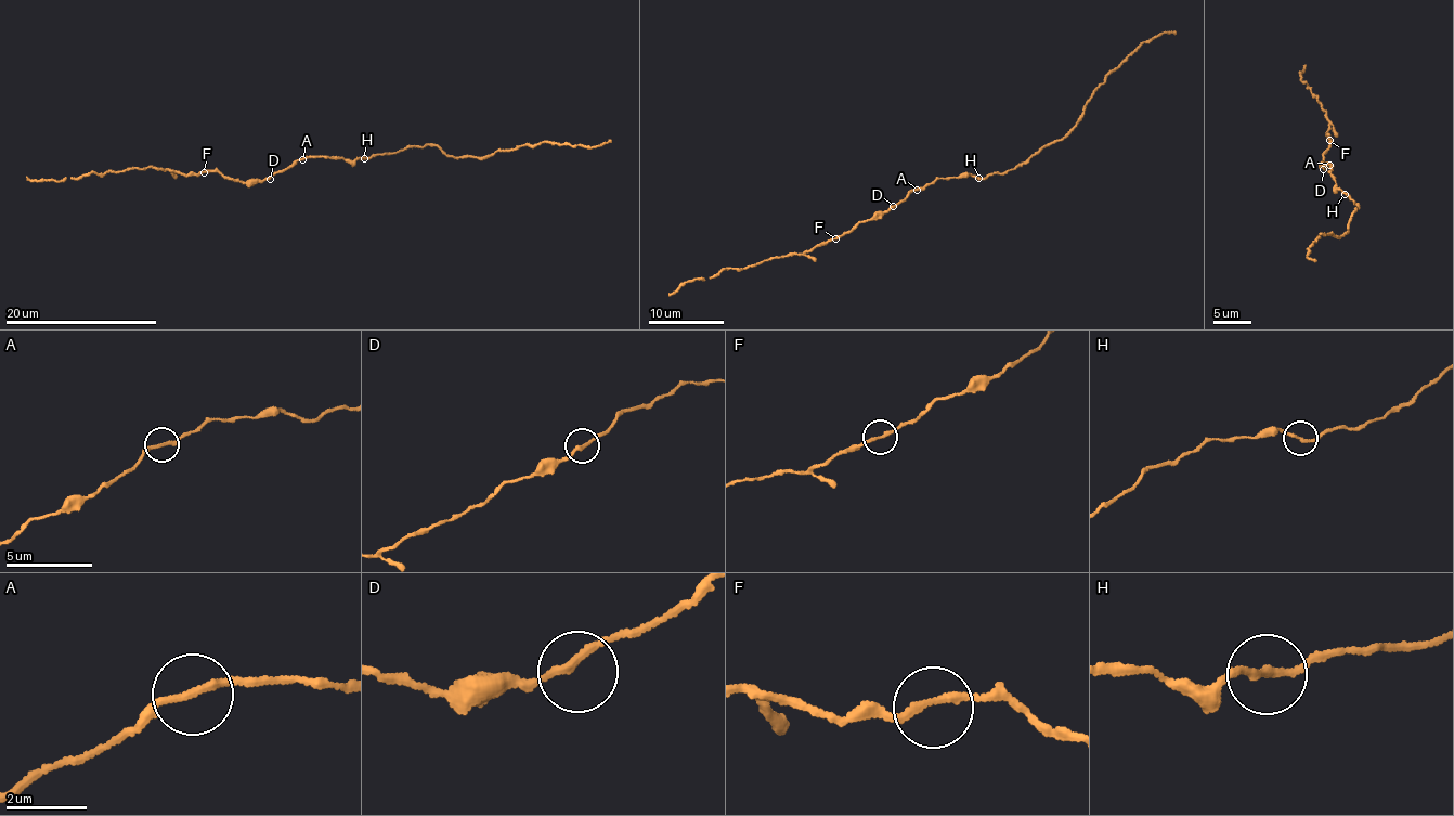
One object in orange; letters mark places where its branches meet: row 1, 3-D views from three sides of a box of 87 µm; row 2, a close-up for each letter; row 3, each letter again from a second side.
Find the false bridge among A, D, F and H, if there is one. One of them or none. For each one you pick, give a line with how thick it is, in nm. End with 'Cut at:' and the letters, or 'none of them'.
Cut at: none of them

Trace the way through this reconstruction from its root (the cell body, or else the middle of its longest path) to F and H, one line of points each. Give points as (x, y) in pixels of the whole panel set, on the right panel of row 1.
F: (1332, 170), (1326, 162), (1326, 167), (1320, 163), (1323, 162), (1329, 140)
H: (1332, 170), (1337, 189), (1345, 193)

